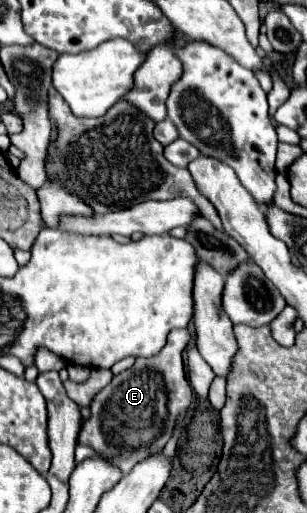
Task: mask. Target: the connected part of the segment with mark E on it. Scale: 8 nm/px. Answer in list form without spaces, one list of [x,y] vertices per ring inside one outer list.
[[[174,330],[168,334],[166,346],[152,358],[136,358],[136,364],[114,376],[90,402],[90,418],[82,420],[78,444],[90,446],[98,456],[110,460],[122,474],[134,464],[162,452],[176,430],[178,416],[186,414],[192,402],[192,388],[184,372],[182,350],[190,340],[190,332]]]

